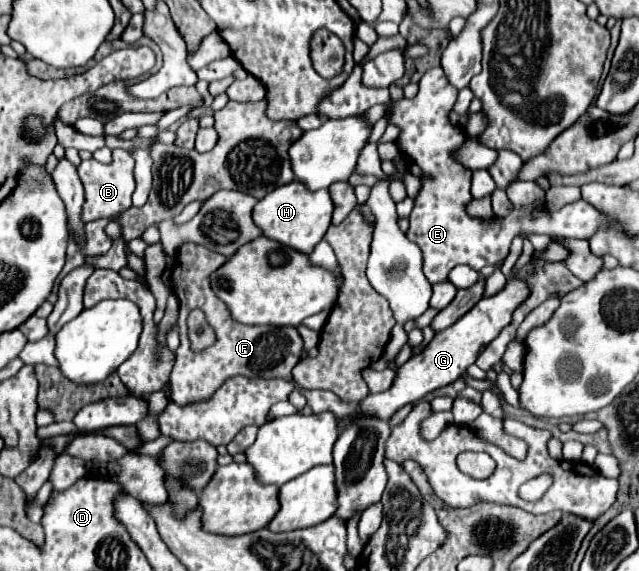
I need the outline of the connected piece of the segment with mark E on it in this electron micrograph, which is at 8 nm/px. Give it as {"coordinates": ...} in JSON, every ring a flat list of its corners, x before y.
{"coordinates":[[354,67,350,77,344,85,332,89,328,95,322,97,318,103,318,113,326,115,328,119,344,119,362,115,366,109,374,105,386,105,386,119,390,125,400,129,396,139,398,151,406,155,412,163,422,169,420,177,420,191,414,199,414,209,410,213,410,227,406,237,416,243,424,257,424,275,430,283,444,281,456,265,470,265,472,269,480,271,486,265,492,265,504,259,510,253,510,243,518,233,548,233,552,237,580,237,590,239,598,229,610,229,614,221,610,215,596,209,586,201,574,201,564,205,556,213,542,215,534,219,532,215,514,209,506,217,492,217,492,219,474,219,468,215,466,207,472,201,470,193,470,177,472,171,466,169,460,161,456,161,454,153,466,143,468,135,462,127,454,125,448,117,450,107,456,101,458,89,450,85,442,67,428,69,420,79,420,91,414,99,398,99,394,101,388,95,388,89,370,89,364,87,360,81,360,67]]}

